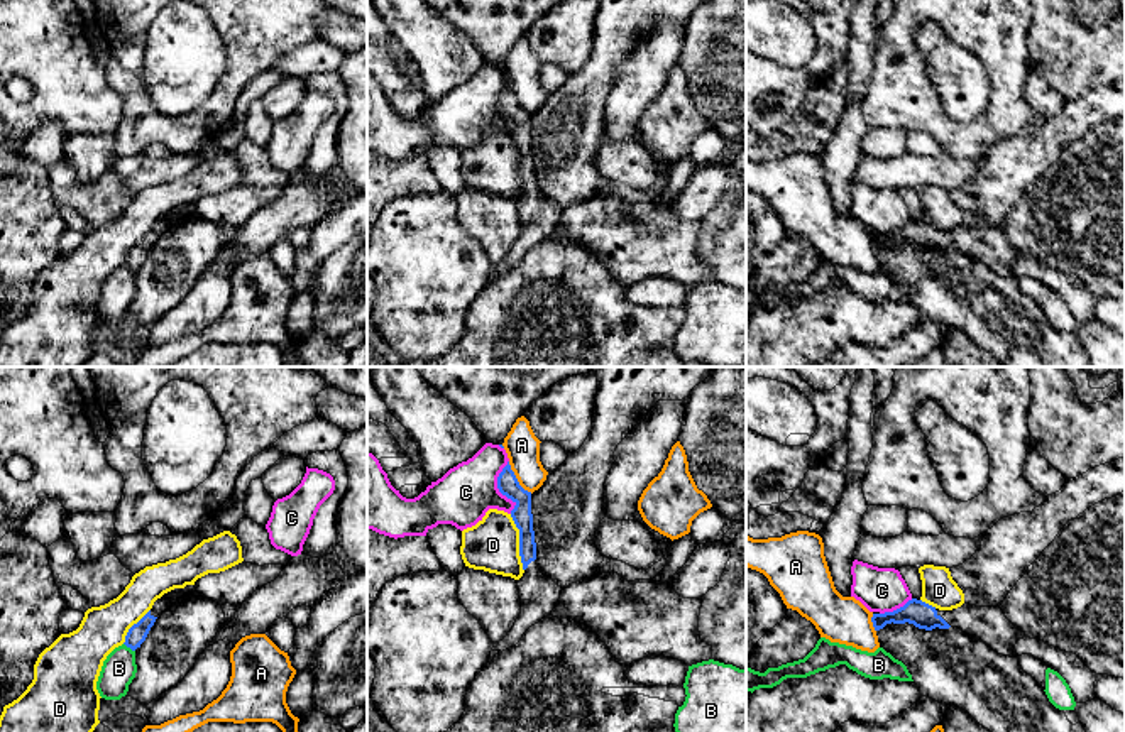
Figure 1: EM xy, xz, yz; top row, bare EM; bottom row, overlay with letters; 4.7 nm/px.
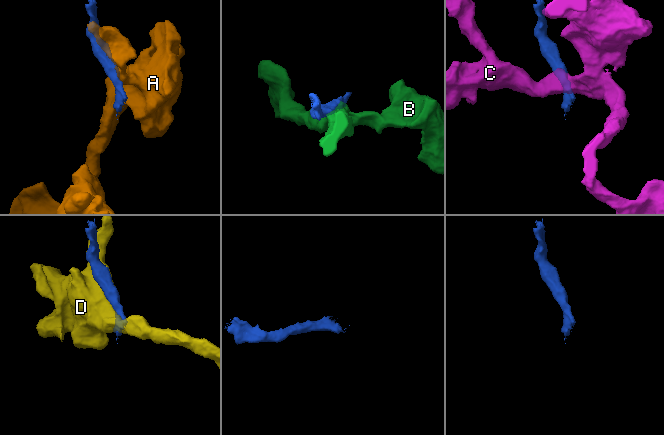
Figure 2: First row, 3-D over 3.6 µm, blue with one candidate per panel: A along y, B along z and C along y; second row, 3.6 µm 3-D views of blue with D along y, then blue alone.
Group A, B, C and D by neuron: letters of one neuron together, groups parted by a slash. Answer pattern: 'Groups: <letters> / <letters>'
Groups: A / B / C / D

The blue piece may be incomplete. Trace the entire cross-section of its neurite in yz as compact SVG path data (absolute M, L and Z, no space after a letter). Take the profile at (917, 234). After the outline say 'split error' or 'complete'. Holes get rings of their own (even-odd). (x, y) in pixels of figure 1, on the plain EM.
M912 220L893 233L873 235L871 243L875 252L892 243L908 243L925 252L958 249L983 262L998 276L1010 279L1018 279L1015 272L1017 262L1029 259L1005 238L1000 228L976 228L969 225L963 225L952 232L939 232L922 221Z; split error

